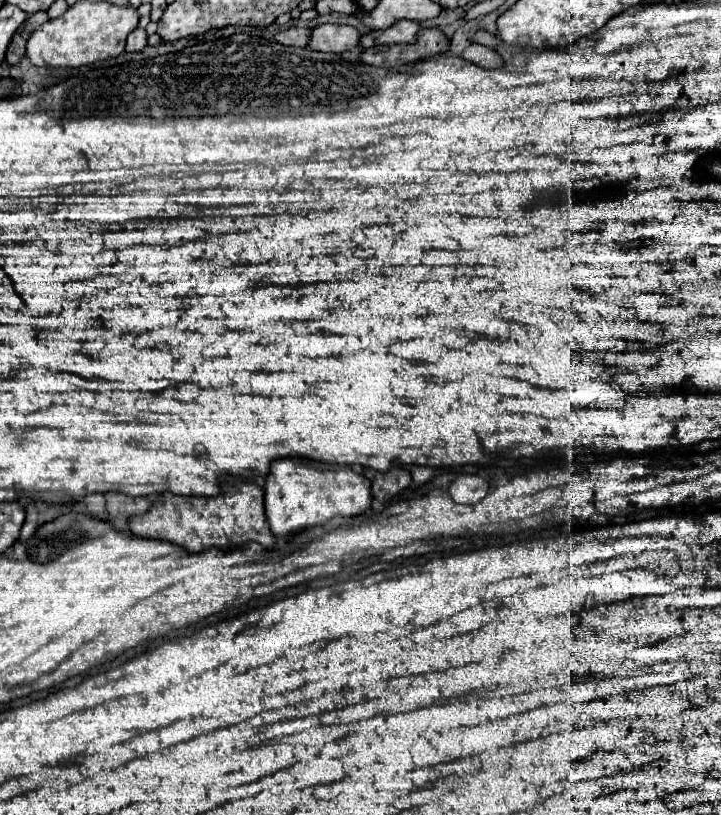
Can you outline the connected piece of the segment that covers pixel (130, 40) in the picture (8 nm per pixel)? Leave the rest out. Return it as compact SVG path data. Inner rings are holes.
M135 29L129 33L127 37L127 51L129 53L135 53L135 51L143 51L147 47L147 33L145 29Z

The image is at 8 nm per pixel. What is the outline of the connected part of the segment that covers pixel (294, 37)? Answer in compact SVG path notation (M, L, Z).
M291 27L285 31L279 31L275 35L277 43L282 45L295 45L295 47L309 47L309 39L311 39L311 29L299 29L299 27Z

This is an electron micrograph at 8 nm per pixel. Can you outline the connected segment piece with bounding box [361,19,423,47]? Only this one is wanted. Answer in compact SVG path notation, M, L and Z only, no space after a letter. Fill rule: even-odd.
M403 19L403 21L397 21L395 25L391 25L391 29L369 31L367 35L361 37L361 45L375 47L375 45L391 45L391 43L411 43L417 39L421 29L423 29L421 23Z

